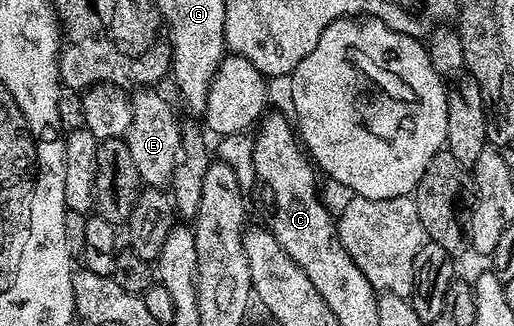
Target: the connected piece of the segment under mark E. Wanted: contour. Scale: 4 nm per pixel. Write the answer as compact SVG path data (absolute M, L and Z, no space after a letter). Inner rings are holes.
M140 88L131 97L133 120L125 135L125 142L130 148L130 156L137 165L140 181L148 188L164 188L169 185L176 167L177 156L181 146L181 119L178 120L173 106L158 92L156 88Z

